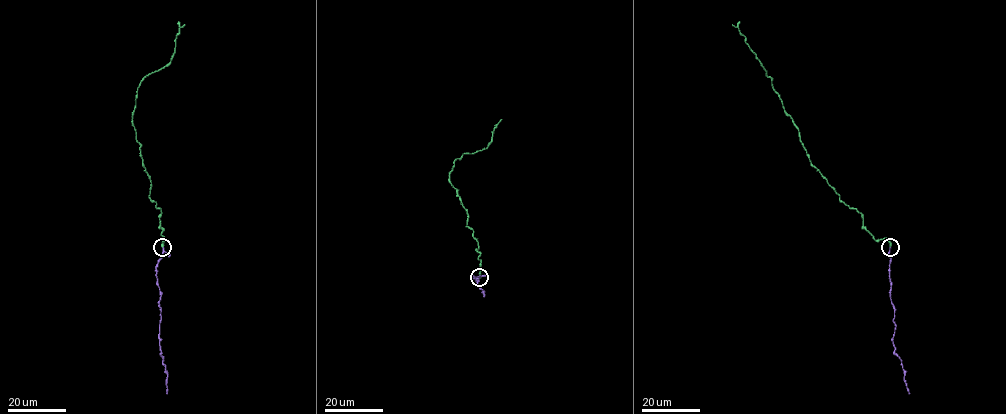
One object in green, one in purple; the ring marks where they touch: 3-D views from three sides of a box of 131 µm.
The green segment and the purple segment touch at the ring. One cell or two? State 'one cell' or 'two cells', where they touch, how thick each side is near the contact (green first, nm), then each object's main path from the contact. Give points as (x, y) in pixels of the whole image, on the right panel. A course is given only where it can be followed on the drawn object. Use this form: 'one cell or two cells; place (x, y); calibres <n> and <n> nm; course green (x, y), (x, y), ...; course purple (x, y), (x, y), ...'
one cell; place (890, 247); calibres 440 and 240 nm; course green (890, 247), (887, 239), (876, 240), (861, 213), (840, 200), (810, 163), (772, 81), (732, 24); course purple (890, 247), (890, 299), (895, 329), (892, 343), (901, 361), (909, 393)

